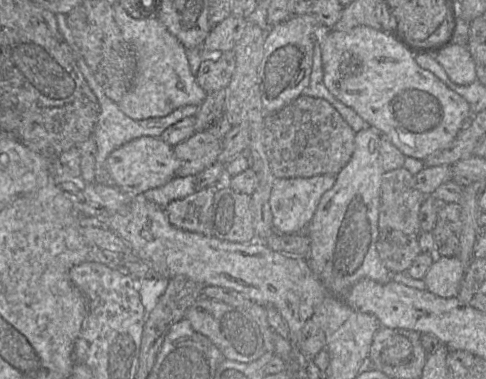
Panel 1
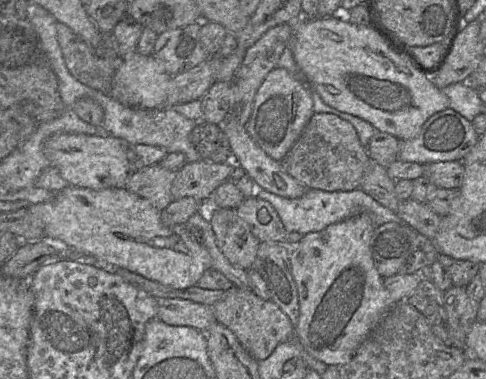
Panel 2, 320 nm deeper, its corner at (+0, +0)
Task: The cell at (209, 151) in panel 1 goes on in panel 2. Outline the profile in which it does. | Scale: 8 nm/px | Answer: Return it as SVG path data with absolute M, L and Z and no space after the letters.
M160 163L132 171L124 188L146 200L162 211L173 200L171 187L176 171L164 168Z

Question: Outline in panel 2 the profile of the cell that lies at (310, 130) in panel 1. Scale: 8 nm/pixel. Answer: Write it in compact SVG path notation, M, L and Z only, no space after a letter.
M313 113L297 141L279 161L282 169L308 189L327 192L361 188L371 162L353 125L333 113Z

